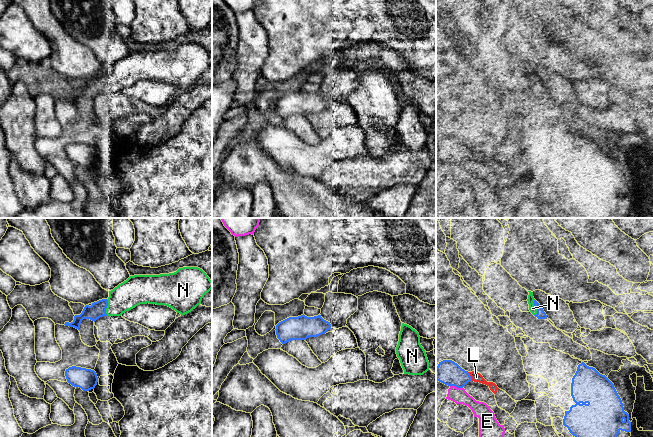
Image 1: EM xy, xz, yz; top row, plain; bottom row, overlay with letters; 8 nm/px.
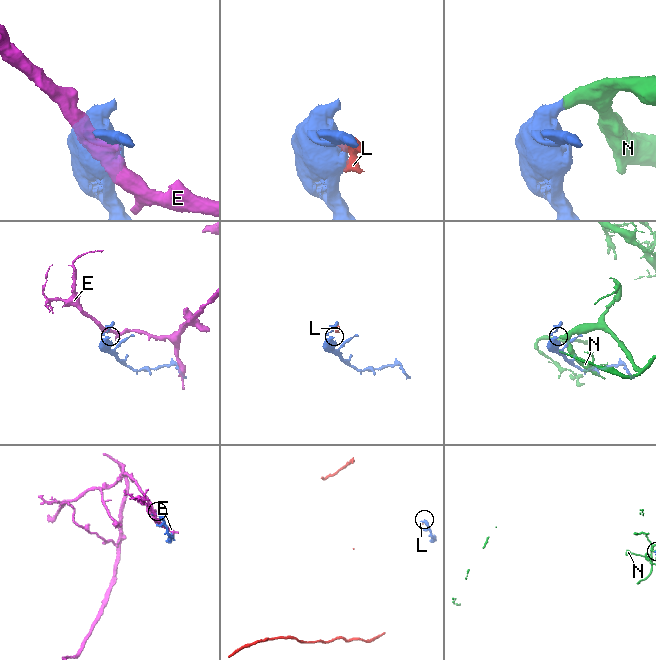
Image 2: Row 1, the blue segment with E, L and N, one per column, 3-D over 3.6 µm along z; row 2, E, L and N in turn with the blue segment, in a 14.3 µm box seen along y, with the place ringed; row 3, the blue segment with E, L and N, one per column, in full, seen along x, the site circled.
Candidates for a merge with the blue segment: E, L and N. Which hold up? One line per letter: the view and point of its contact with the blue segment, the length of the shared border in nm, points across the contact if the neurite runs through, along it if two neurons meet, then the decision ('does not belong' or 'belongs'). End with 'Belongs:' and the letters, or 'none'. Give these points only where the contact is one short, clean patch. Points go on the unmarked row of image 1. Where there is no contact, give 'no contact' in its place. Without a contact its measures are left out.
E: meets blue in yz at (456, 162); contact 110 nm long; does not belong
L: meets blue in yz at (470, 152); contact 90 nm long; does not belong
N: meets blue in xy at (106, 83); contact 140 nm long; belongs
Belongs: N

